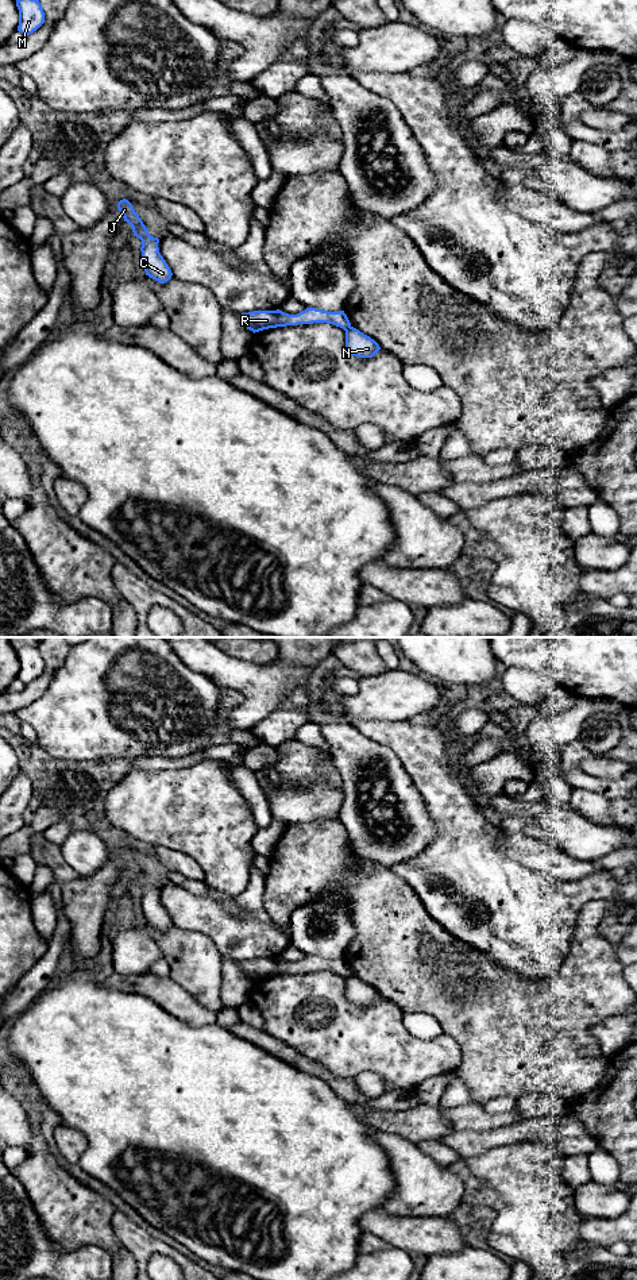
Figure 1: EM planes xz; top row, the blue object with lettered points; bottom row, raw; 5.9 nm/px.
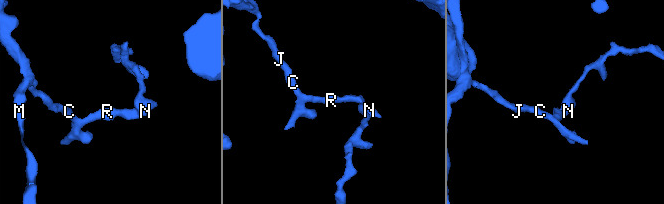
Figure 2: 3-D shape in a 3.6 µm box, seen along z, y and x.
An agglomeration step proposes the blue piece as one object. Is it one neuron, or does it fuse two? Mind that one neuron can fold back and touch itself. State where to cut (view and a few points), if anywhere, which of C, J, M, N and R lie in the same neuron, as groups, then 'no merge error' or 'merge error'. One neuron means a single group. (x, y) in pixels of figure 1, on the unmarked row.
xz (351, 975), (346, 979) | C J M R / N | merge error

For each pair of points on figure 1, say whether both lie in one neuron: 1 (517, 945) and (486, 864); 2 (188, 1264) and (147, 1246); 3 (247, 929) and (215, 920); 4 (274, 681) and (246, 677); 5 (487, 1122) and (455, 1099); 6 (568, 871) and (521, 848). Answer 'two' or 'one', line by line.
1: one
2: one
3: one
4: one
5: two
6: one

